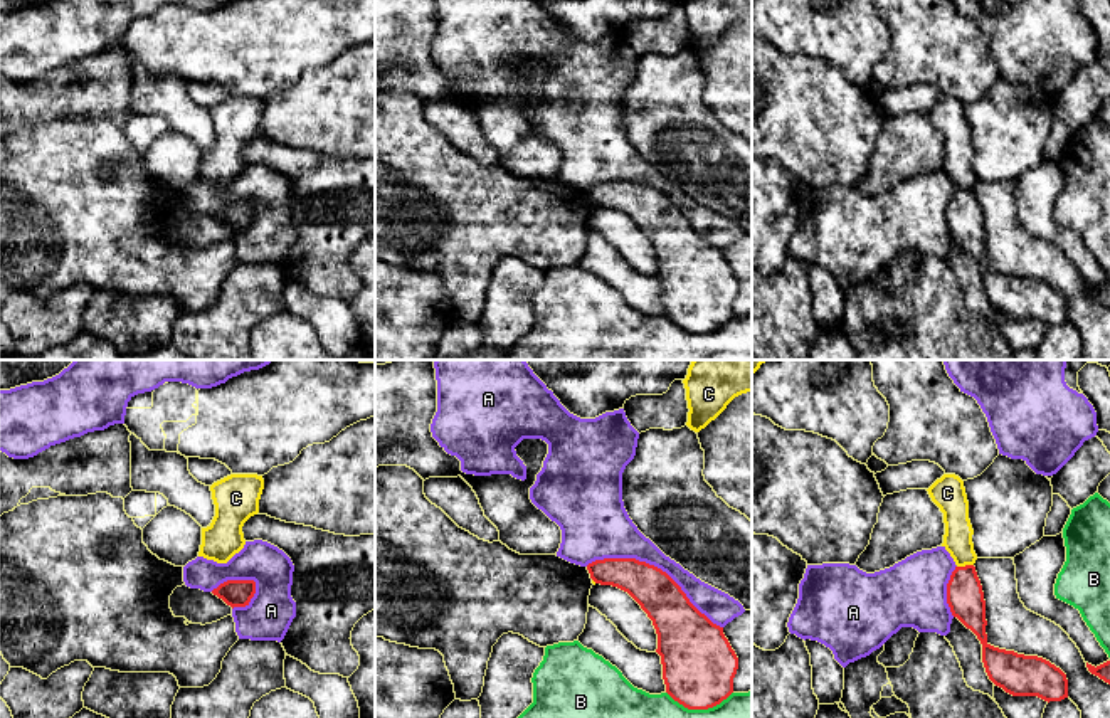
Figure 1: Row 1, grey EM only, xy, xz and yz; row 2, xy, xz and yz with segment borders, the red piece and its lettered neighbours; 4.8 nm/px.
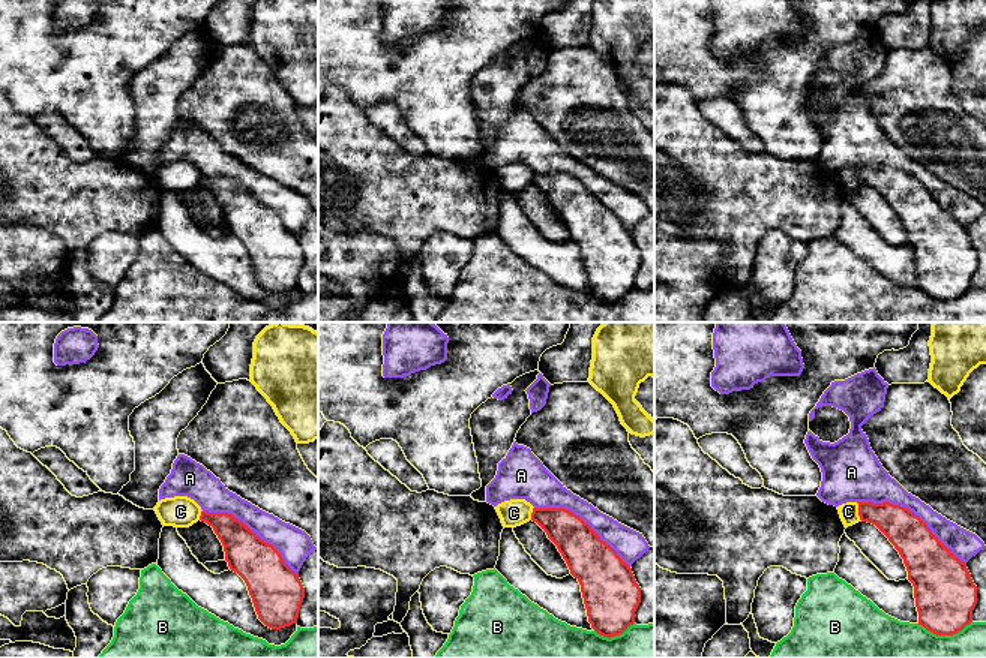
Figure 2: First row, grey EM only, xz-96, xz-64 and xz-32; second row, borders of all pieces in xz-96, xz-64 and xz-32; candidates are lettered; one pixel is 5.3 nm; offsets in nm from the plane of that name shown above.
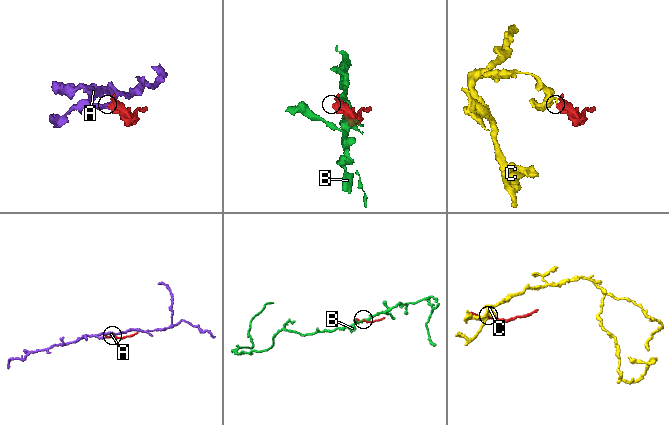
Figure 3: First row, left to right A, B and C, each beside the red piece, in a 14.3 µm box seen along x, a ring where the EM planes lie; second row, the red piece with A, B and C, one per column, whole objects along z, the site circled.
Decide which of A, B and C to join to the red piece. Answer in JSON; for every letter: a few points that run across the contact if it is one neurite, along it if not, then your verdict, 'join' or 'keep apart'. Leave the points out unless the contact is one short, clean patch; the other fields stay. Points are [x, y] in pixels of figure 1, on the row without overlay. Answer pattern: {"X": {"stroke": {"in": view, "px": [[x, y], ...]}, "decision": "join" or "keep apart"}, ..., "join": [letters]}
{"A": {"decision": "keep apart"}, "B": {"decision": "keep apart"}, "C": {"stroke": {"in": "yz", "px": [[972, 187], [957, 190]]}, "decision": "keep apart"}, "join": []}

